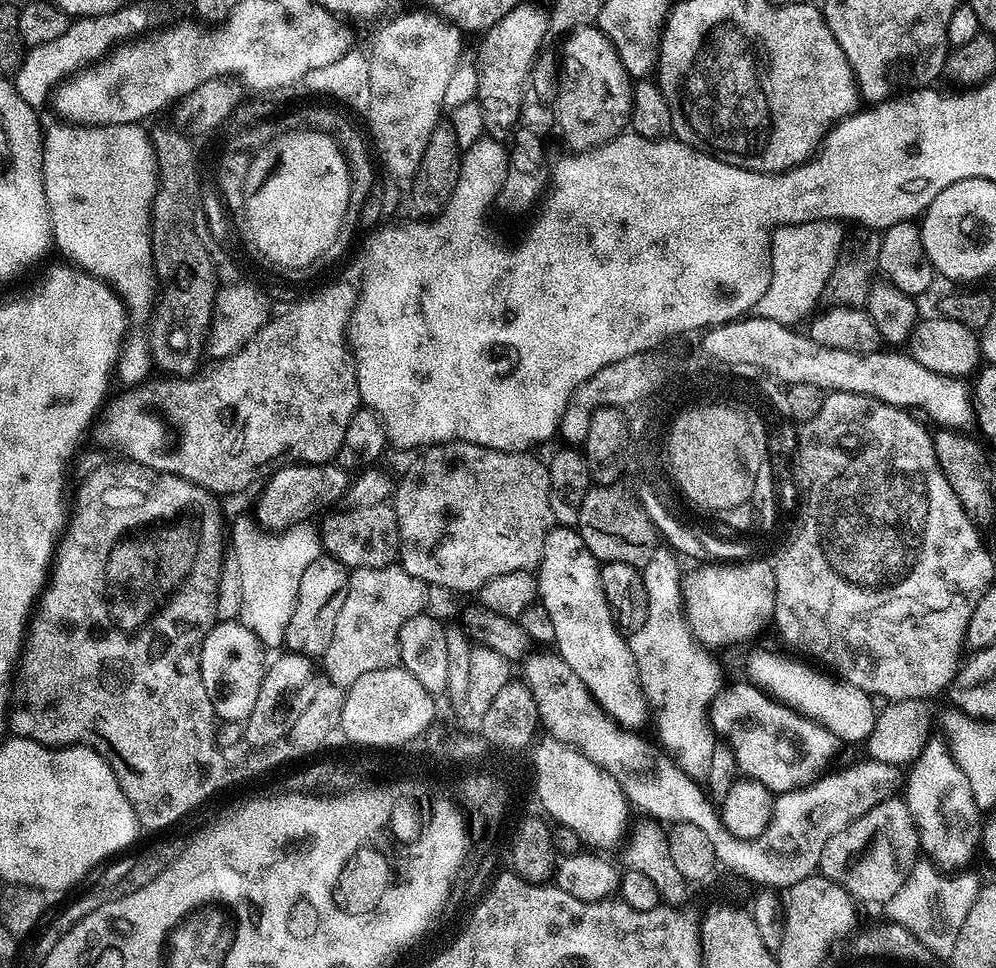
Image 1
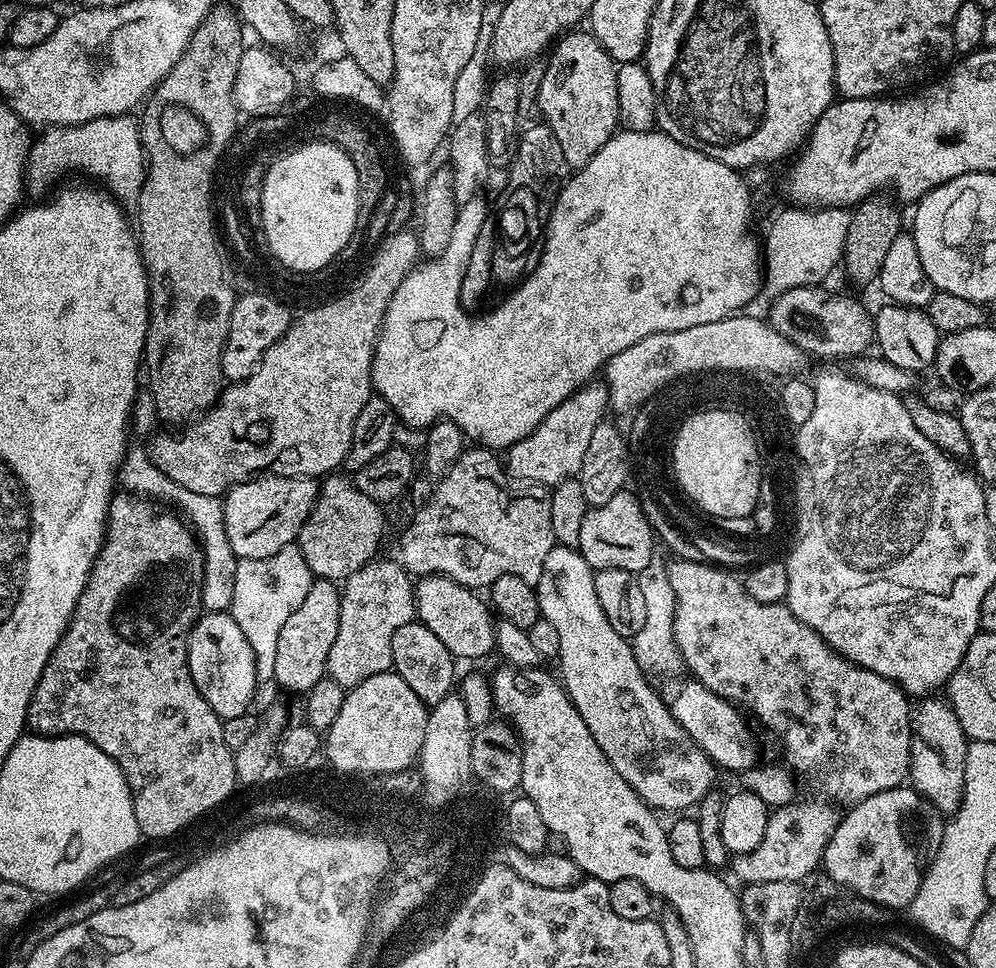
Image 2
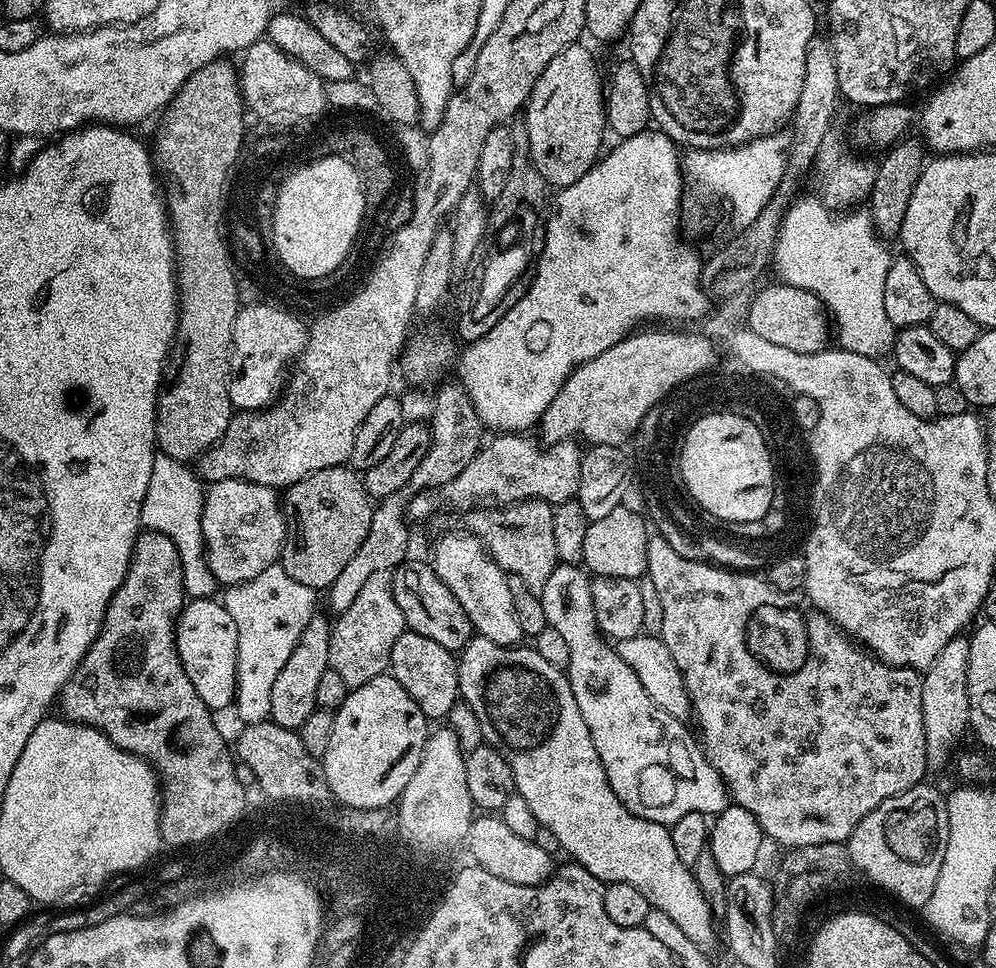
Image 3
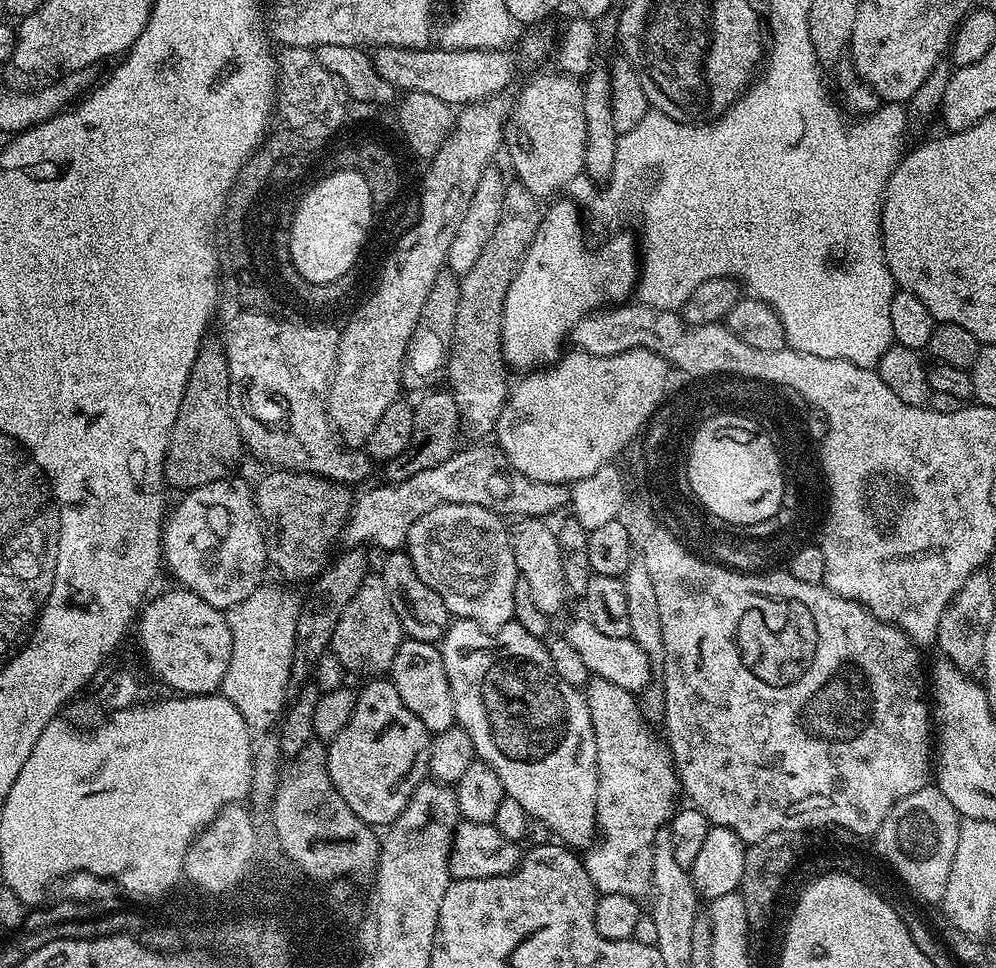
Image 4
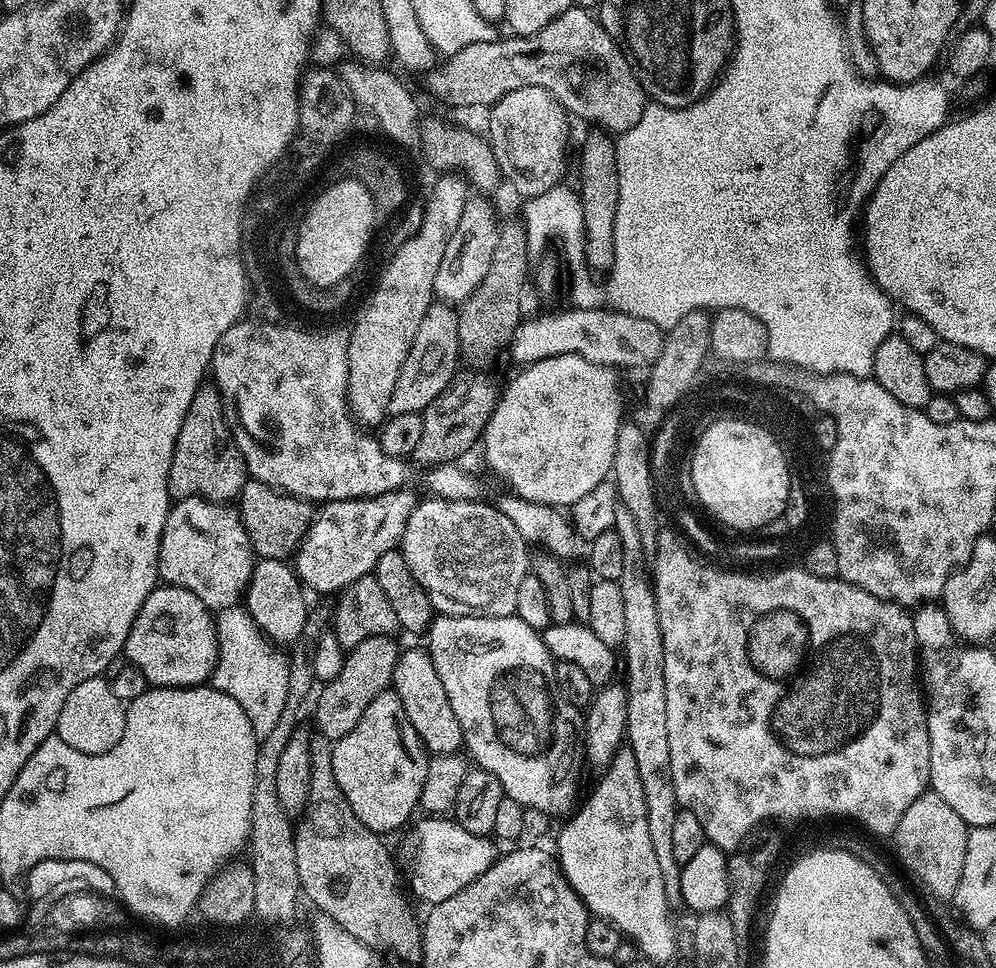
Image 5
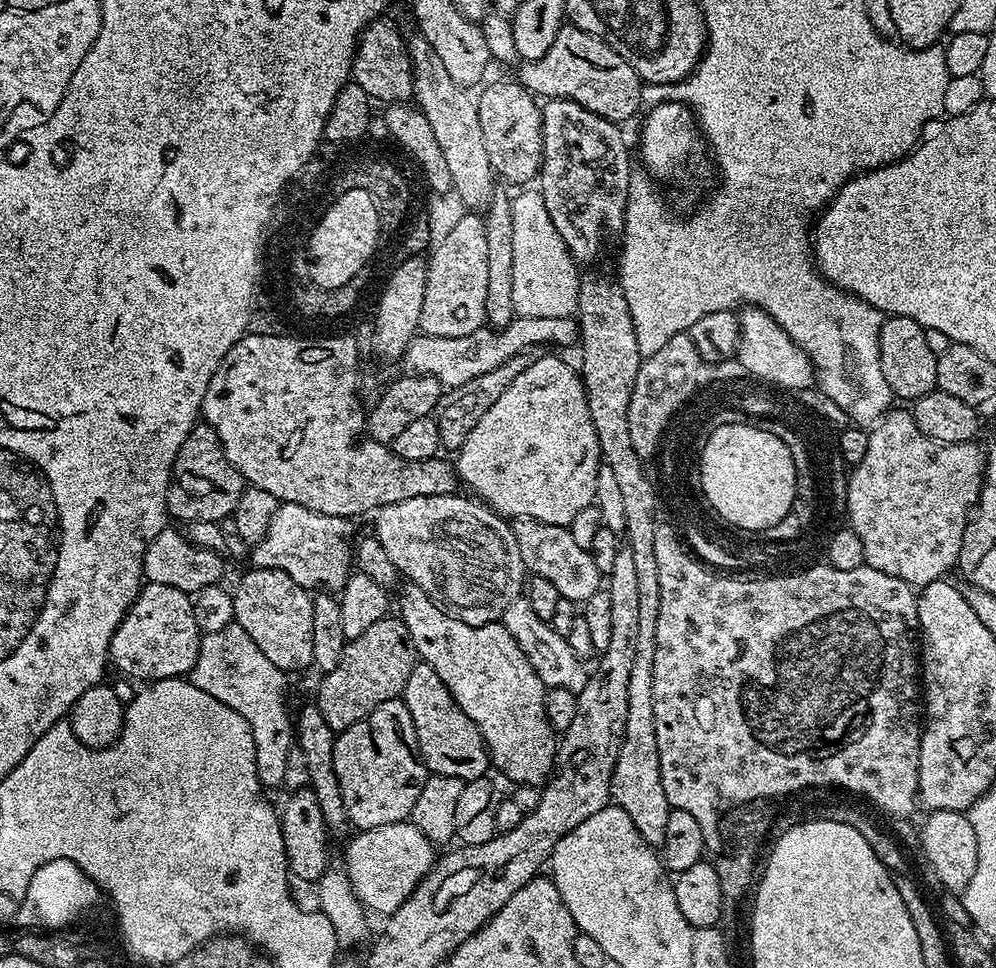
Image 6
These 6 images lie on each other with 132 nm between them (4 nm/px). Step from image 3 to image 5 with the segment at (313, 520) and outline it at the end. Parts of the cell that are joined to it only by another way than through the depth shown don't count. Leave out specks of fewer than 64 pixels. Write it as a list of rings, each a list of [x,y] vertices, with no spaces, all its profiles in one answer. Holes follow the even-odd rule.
[[[251,478],[244,483],[244,489],[239,494],[238,511],[252,543],[253,553],[260,558],[278,560],[293,555],[314,515],[313,505],[309,501],[287,495]]]

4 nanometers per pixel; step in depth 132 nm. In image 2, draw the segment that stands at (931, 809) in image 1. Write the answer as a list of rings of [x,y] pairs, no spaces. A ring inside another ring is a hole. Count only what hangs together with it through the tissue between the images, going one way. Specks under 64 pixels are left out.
[[[925,699],[924,709],[921,712],[919,709],[914,716],[910,784],[937,812],[954,814],[960,808],[964,793],[964,763],[970,741],[947,699],[936,699]]]

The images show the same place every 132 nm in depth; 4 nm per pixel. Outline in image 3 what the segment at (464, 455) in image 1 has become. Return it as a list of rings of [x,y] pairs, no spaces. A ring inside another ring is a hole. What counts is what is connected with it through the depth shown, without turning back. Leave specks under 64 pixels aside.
[[[535,498],[522,500],[518,504],[488,506],[483,510],[469,511],[467,527],[471,535],[477,536],[483,542],[492,561],[505,574],[522,578],[528,589],[538,594],[542,586],[546,586],[546,578],[550,578],[558,563],[554,550],[552,510],[553,505]]]

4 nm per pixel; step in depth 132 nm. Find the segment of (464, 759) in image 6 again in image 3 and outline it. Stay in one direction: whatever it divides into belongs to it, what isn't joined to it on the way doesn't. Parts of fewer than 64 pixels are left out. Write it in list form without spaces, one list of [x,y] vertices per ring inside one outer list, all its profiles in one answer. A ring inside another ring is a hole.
[[[406,630],[394,642],[390,674],[418,702],[418,710],[428,717],[429,721],[443,721],[450,714],[460,696],[460,670],[457,657],[446,646],[438,646],[431,638],[422,638],[422,634]]]

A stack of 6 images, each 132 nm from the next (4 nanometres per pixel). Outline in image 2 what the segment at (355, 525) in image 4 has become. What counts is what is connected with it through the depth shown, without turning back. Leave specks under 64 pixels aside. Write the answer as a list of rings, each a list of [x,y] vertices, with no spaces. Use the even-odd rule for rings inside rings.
[[[600,378],[589,380],[574,395],[567,396],[557,408],[550,410],[550,414],[542,418],[542,422],[529,436],[507,449],[506,471],[509,477],[516,482],[545,486],[555,486],[563,480],[579,477],[590,438],[609,412],[607,384]]]

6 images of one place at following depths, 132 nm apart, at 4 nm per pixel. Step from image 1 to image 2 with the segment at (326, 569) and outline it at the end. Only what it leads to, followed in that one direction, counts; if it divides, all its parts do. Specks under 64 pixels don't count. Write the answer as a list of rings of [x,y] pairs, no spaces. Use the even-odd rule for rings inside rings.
[[[313,579],[310,594],[290,614],[282,634],[278,634],[278,651],[274,657],[274,674],[272,680],[292,692],[306,694],[320,680],[325,679],[328,670],[330,646],[338,638],[338,618],[340,617],[341,589],[333,581]]]

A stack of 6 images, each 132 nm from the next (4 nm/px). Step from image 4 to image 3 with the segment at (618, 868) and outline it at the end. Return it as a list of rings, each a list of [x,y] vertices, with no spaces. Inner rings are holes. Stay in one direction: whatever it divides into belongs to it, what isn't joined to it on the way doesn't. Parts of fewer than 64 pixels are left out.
[[[557,563],[550,578],[546,578],[546,586],[542,586],[538,595],[542,602],[542,610],[546,610],[548,627],[562,634],[562,639],[566,641],[566,647],[570,650],[566,675],[574,690],[574,698],[578,698],[578,710],[582,710],[586,730],[590,730],[594,750],[598,750],[598,758],[602,758],[610,790],[618,794],[626,810],[644,820],[659,824],[671,826],[678,822],[678,818],[682,818],[682,814],[691,812],[720,813],[730,803],[727,784],[721,780],[718,770],[714,770],[714,766],[704,756],[699,739],[693,733],[692,736],[688,733],[689,725],[683,720],[675,720],[670,714],[666,714],[666,710],[650,702],[650,694],[642,690],[638,674],[634,674],[634,670],[630,670],[630,666],[622,662],[615,647],[602,635],[594,618],[594,602],[590,598],[591,585],[589,573],[583,567]]]

